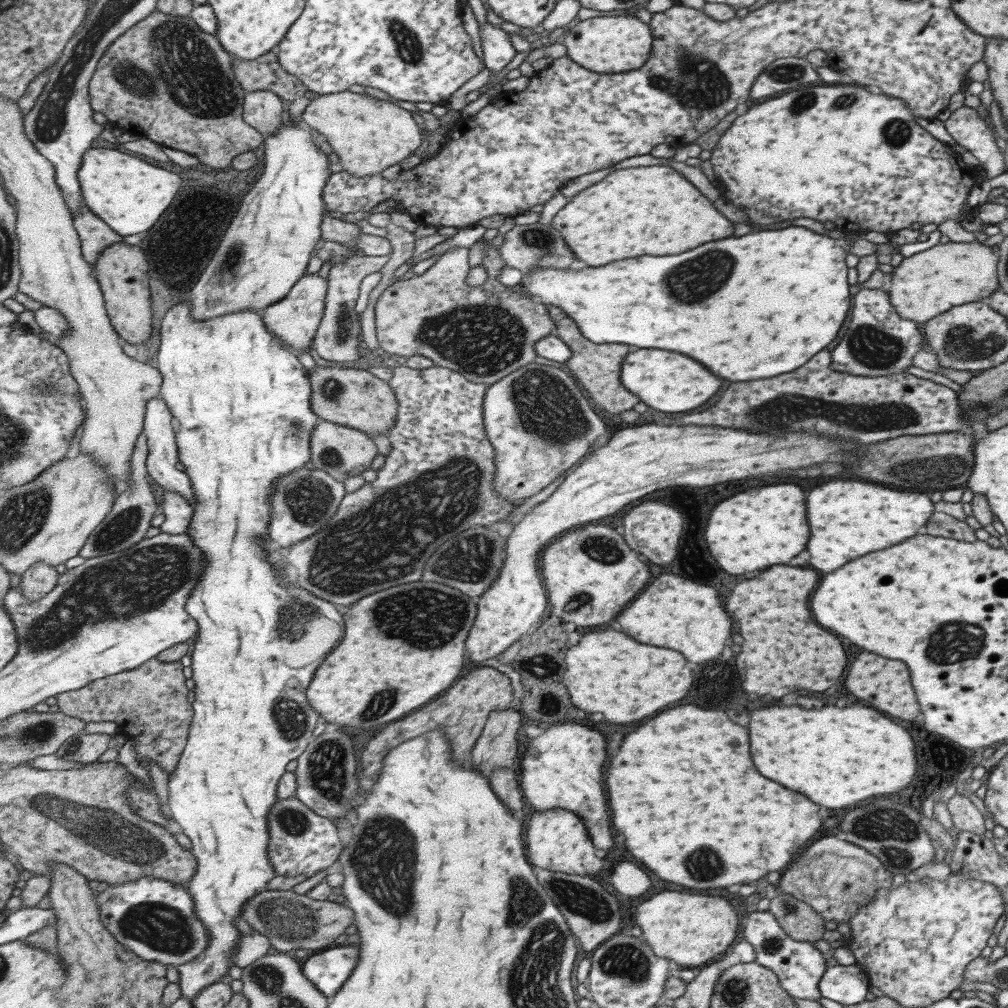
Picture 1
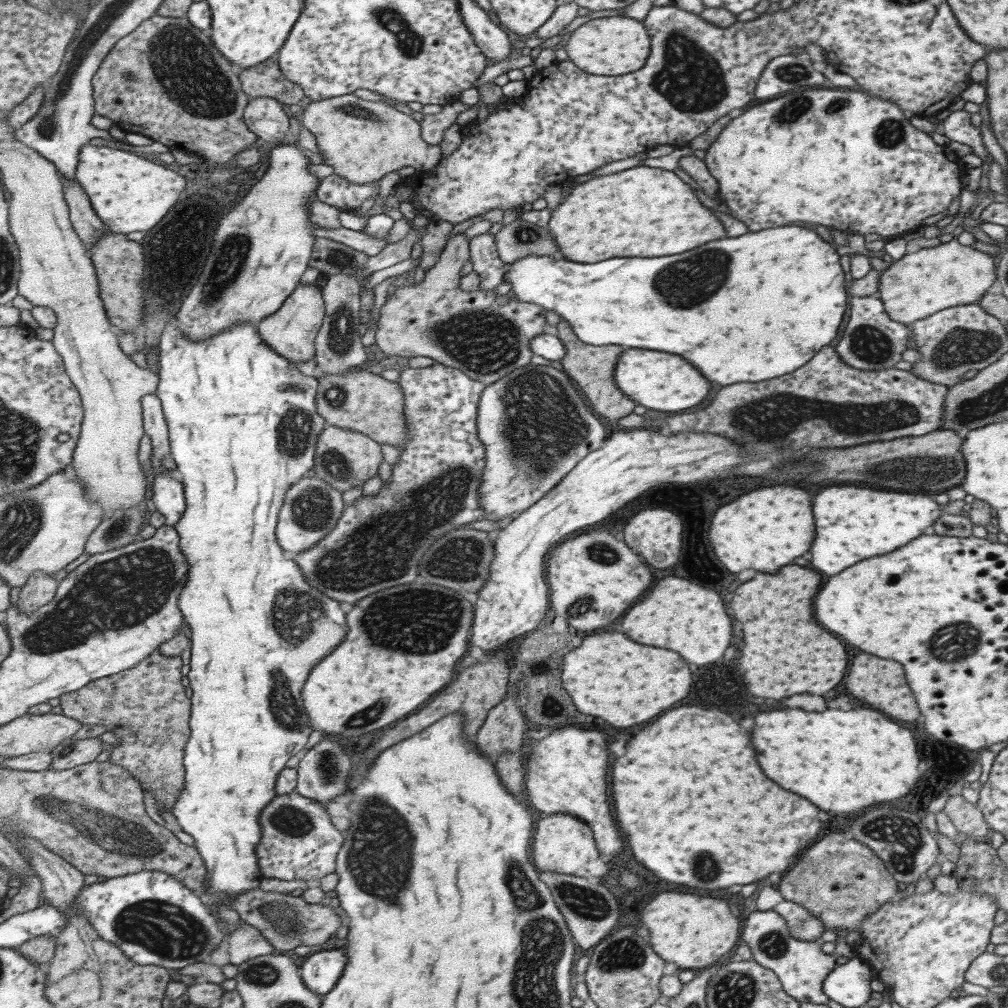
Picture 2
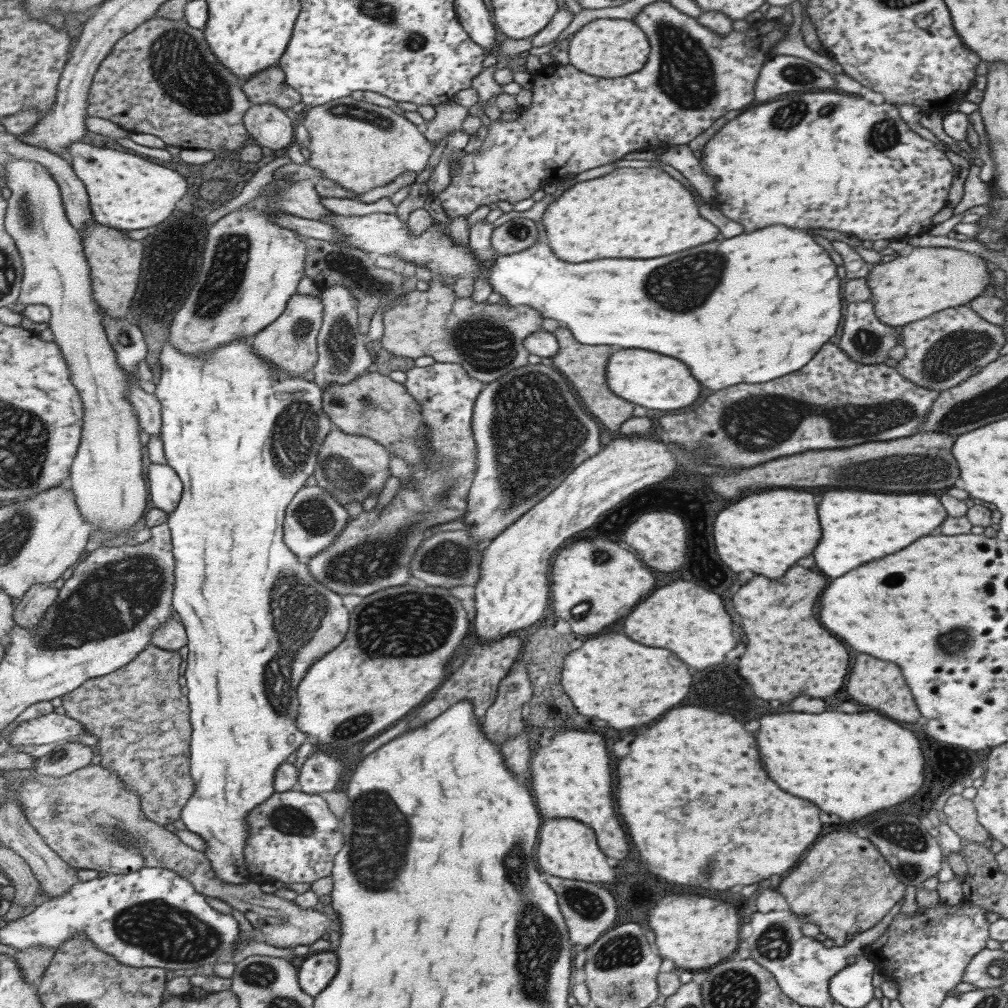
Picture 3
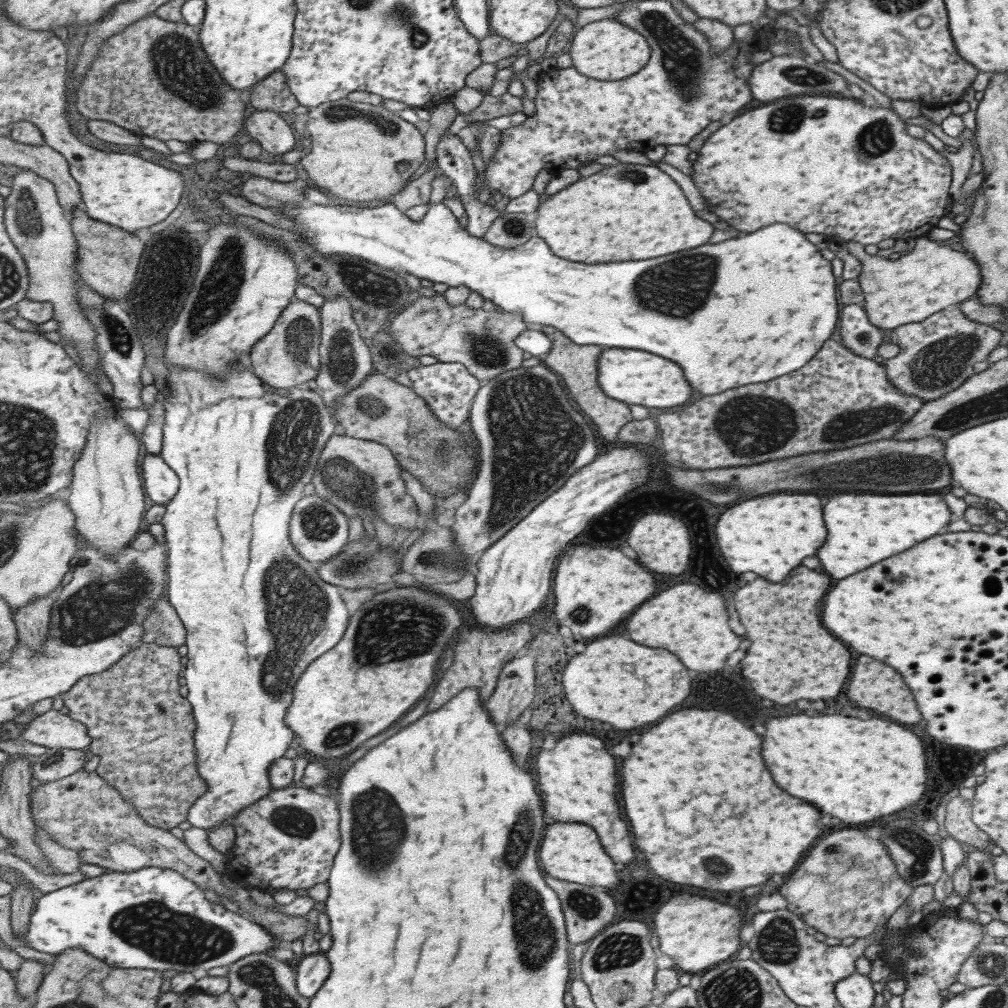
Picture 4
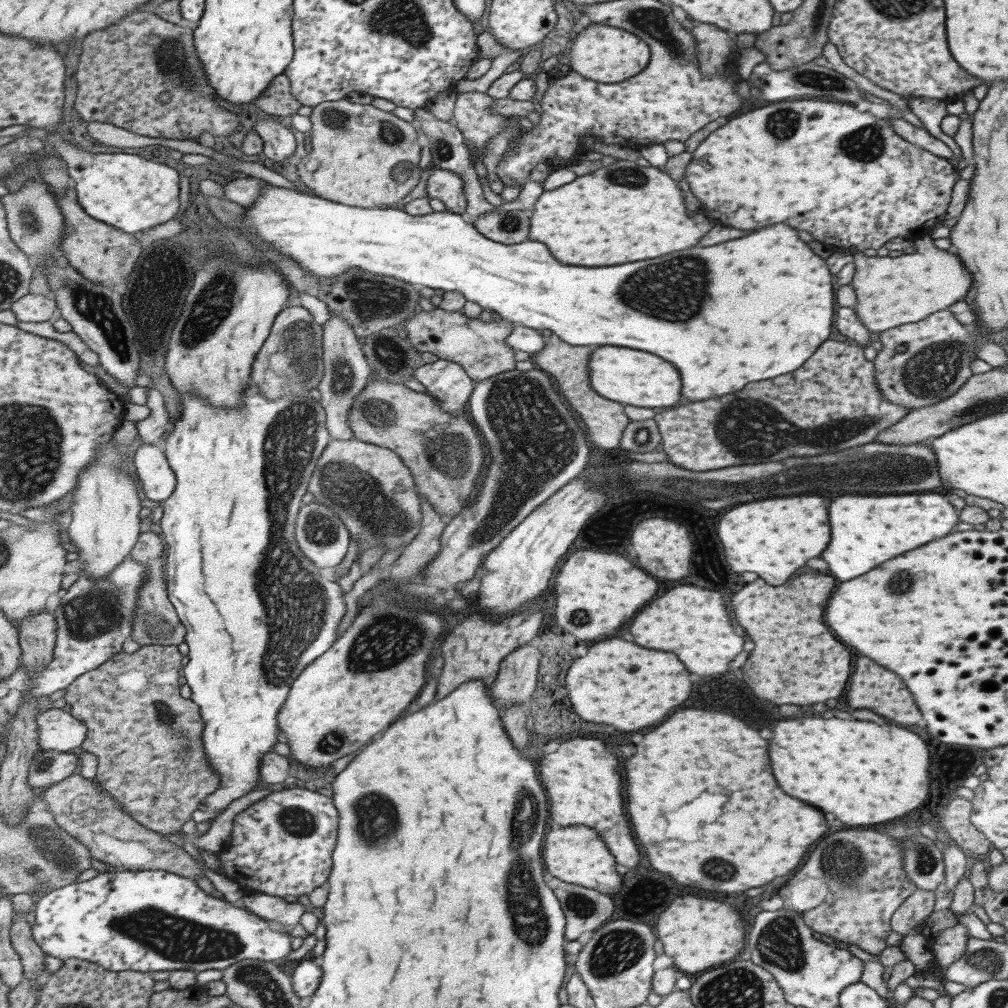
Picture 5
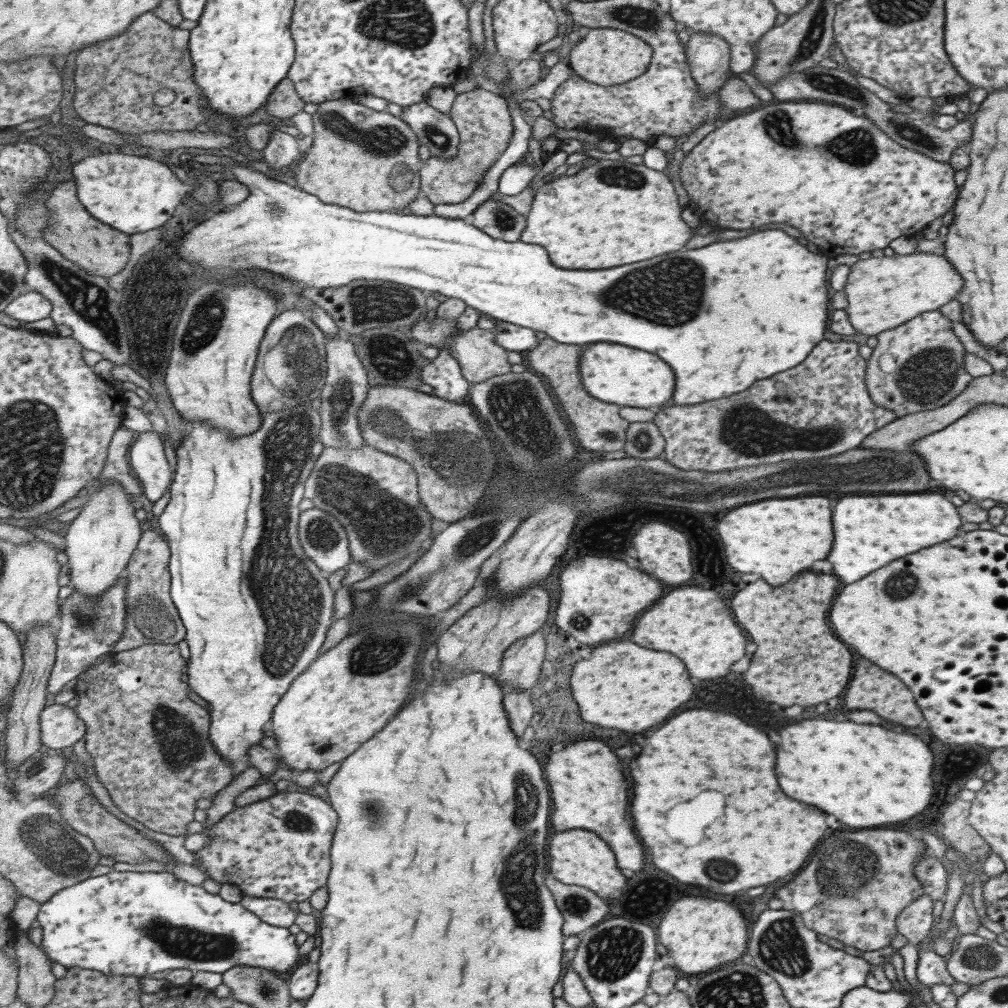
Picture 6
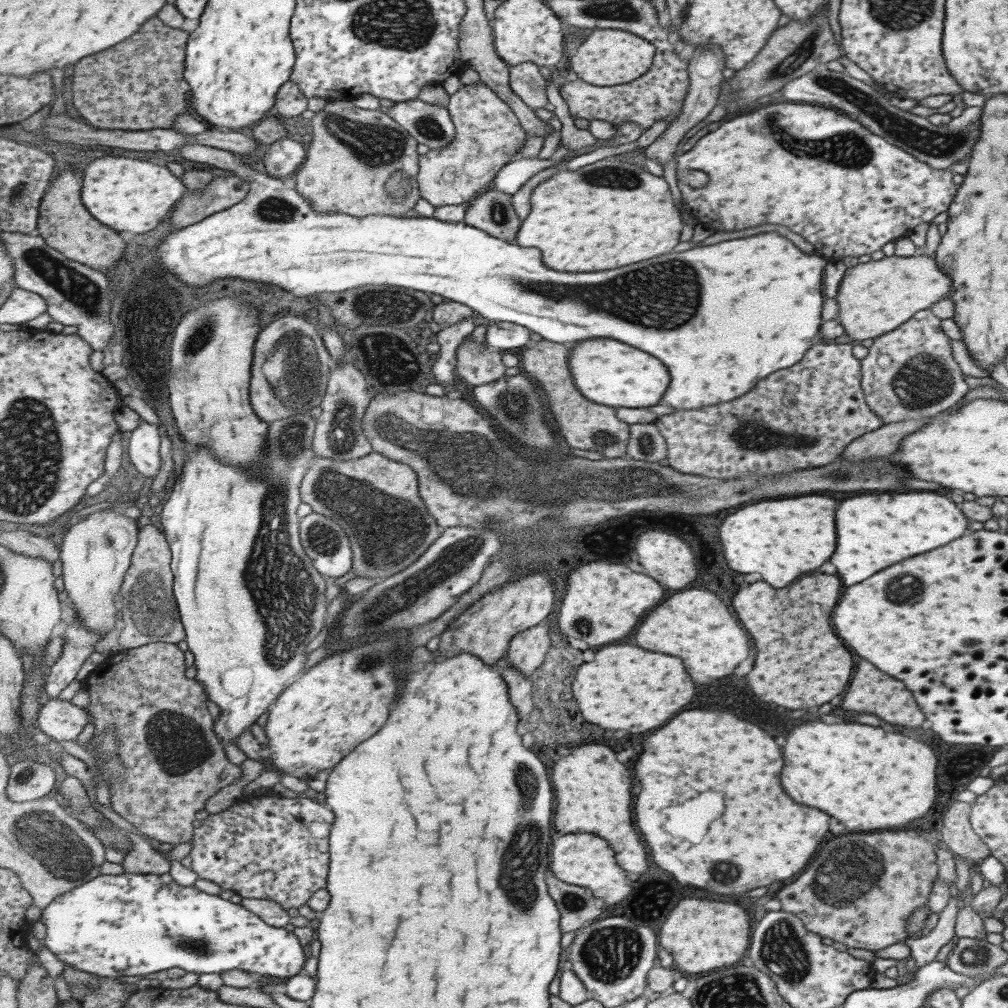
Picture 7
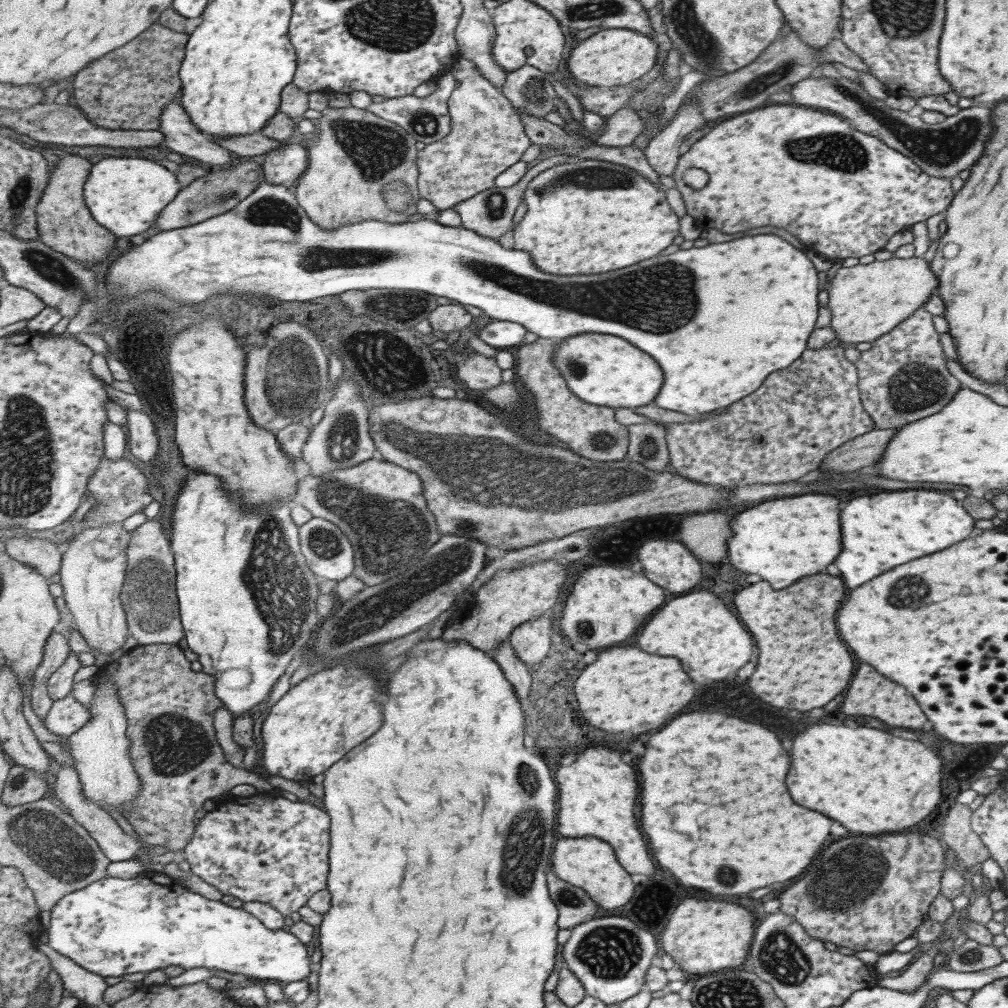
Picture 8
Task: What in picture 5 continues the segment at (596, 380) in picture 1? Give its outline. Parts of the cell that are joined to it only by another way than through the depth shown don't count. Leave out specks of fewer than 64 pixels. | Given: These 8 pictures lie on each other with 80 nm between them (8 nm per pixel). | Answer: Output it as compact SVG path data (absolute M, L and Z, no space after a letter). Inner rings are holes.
M551 334L544 339L543 348L533 354L531 360L537 368L543 369L543 372L547 372L555 379L556 386L563 393L563 399L567 400L568 407L575 412L576 418L582 420L588 442L592 442L593 446L605 450L617 449L622 430L629 424L630 420L623 413L623 404L603 400L593 388L589 388L589 360L587 360L590 358L589 354L593 354L591 345L571 346Z

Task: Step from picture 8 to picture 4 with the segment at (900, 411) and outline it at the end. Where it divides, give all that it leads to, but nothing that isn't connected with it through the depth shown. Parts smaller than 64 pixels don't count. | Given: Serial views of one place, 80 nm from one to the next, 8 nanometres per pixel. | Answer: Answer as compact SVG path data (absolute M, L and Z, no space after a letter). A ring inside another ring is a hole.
M957 306L945 307L935 314L927 316L921 322L902 324L891 329L891 332L886 334L886 342L897 344L899 352L894 358L883 359L881 365L888 381L895 388L909 397L917 397L926 403L955 390L968 376L974 374L971 366L975 362L986 361L989 352L998 345L1000 338L1000 331L989 325L969 320L962 312L959 312Z

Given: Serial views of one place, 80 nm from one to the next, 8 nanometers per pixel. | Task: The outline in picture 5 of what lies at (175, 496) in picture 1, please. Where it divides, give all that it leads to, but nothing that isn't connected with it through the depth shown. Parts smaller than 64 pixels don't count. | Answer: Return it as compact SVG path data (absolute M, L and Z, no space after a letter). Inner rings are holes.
M143 443L134 454L133 464L151 503L161 504L172 496L177 479L162 445Z

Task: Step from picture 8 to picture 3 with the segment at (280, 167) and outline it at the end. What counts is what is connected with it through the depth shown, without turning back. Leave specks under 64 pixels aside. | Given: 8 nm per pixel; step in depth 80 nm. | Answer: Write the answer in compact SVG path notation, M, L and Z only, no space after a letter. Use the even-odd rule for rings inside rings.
M253 104L246 112L245 124L253 139L278 154L295 142L293 119L274 104Z

